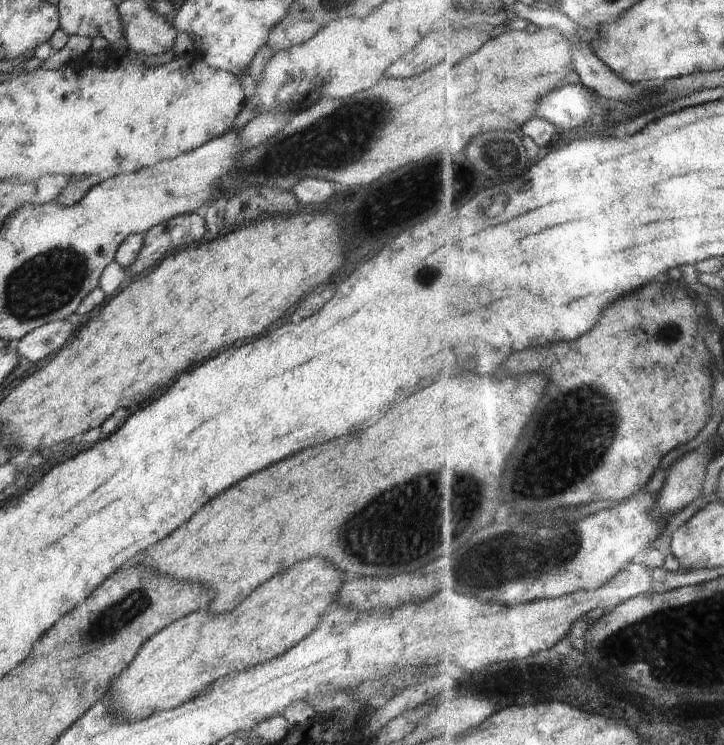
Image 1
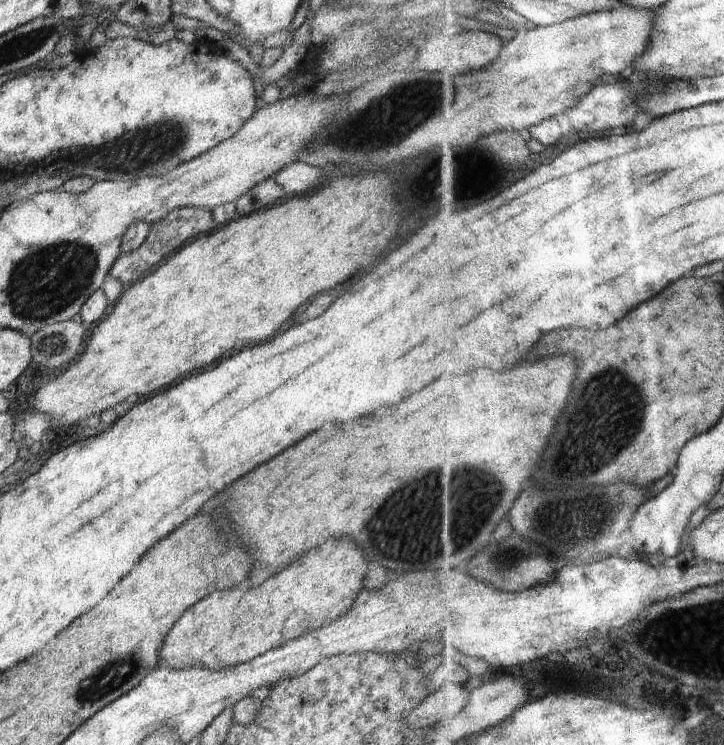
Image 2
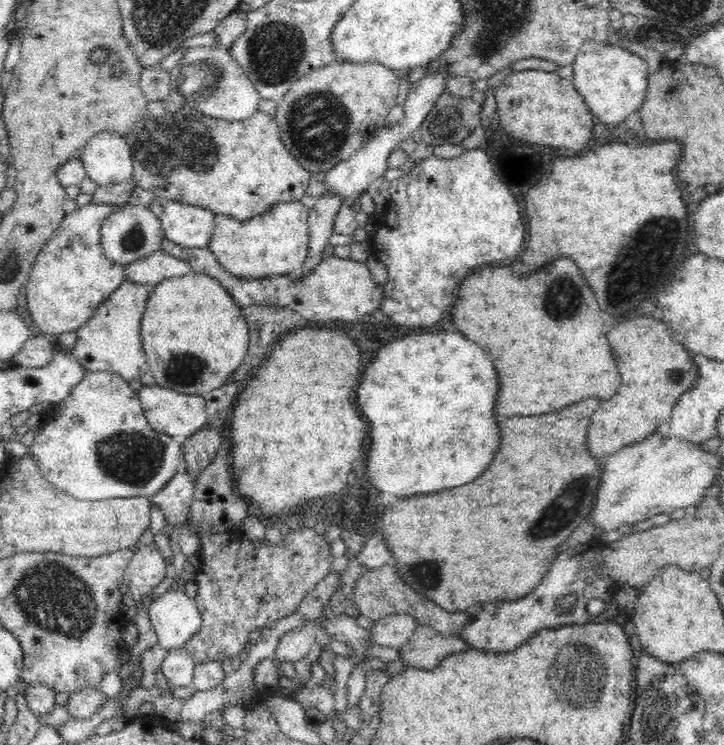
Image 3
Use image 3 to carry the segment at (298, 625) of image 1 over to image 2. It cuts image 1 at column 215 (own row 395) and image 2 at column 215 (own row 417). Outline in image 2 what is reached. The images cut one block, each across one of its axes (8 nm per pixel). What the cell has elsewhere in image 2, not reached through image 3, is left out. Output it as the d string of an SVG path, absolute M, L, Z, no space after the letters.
M332 538L304 554L298 562L268 578L262 586L214 592L188 608L166 634L158 652L161 663L158 666L228 668L284 646L344 616L362 590L368 568L360 548L352 546L346 538Z

